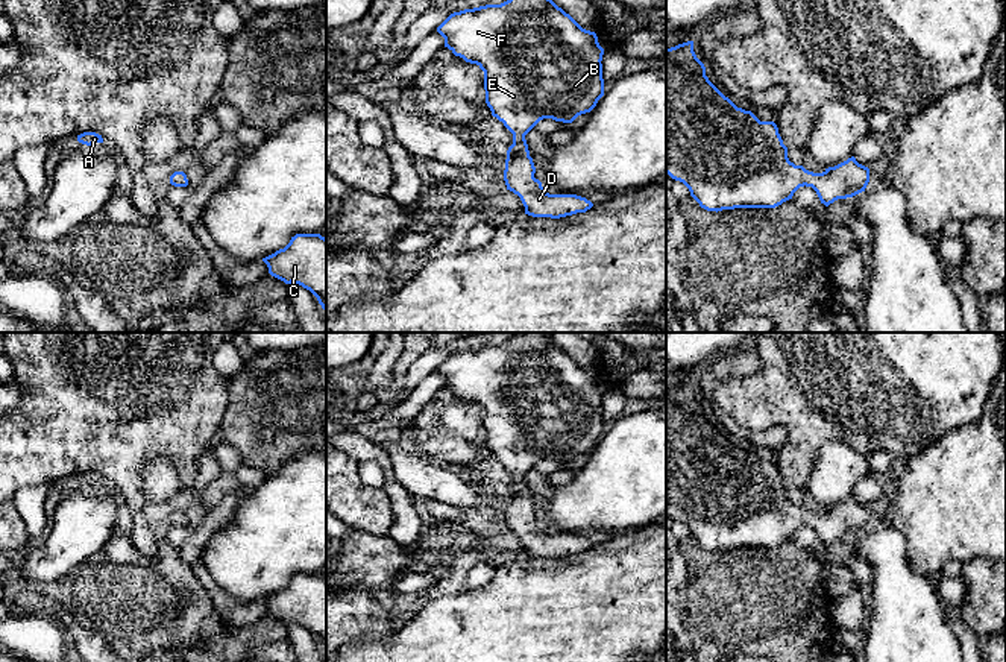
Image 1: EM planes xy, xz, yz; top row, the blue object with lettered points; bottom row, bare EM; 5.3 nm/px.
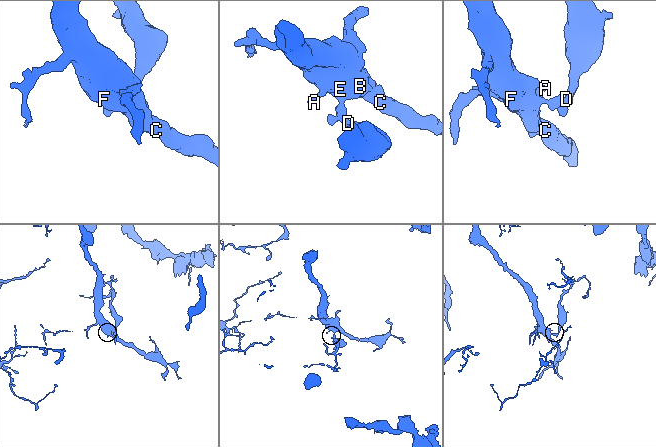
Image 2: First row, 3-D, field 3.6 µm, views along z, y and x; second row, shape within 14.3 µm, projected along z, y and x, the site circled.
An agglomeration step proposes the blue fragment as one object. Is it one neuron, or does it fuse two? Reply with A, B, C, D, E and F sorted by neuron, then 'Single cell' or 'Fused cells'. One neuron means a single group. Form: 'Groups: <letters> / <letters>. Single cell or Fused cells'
Groups: A B C D E F. Single cell

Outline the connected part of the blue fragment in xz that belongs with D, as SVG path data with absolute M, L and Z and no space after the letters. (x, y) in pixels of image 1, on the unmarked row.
M519 333L501 345L454 352L437 372L455 396L484 411L486 443L492 456L513 474L504 521L507 530L520 537L525 554L560 559L590 550L593 544L586 537L545 531L534 518L536 507L525 475L543 459L572 463L578 456L590 452L604 436L604 389L596 374L583 369L546 333Z

